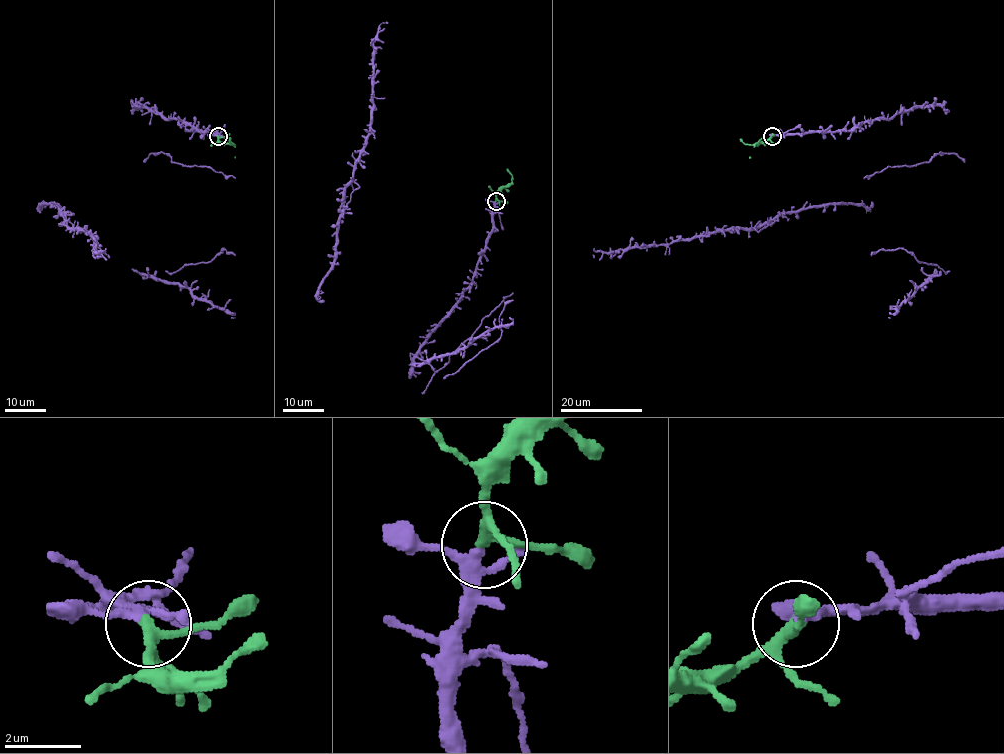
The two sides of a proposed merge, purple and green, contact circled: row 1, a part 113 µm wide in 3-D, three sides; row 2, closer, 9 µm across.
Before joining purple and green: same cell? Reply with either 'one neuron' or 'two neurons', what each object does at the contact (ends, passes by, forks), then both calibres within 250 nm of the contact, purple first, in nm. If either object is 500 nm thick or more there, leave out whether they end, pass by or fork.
one neuron; purple forks; green forks; calibres 200 and 200 nm

